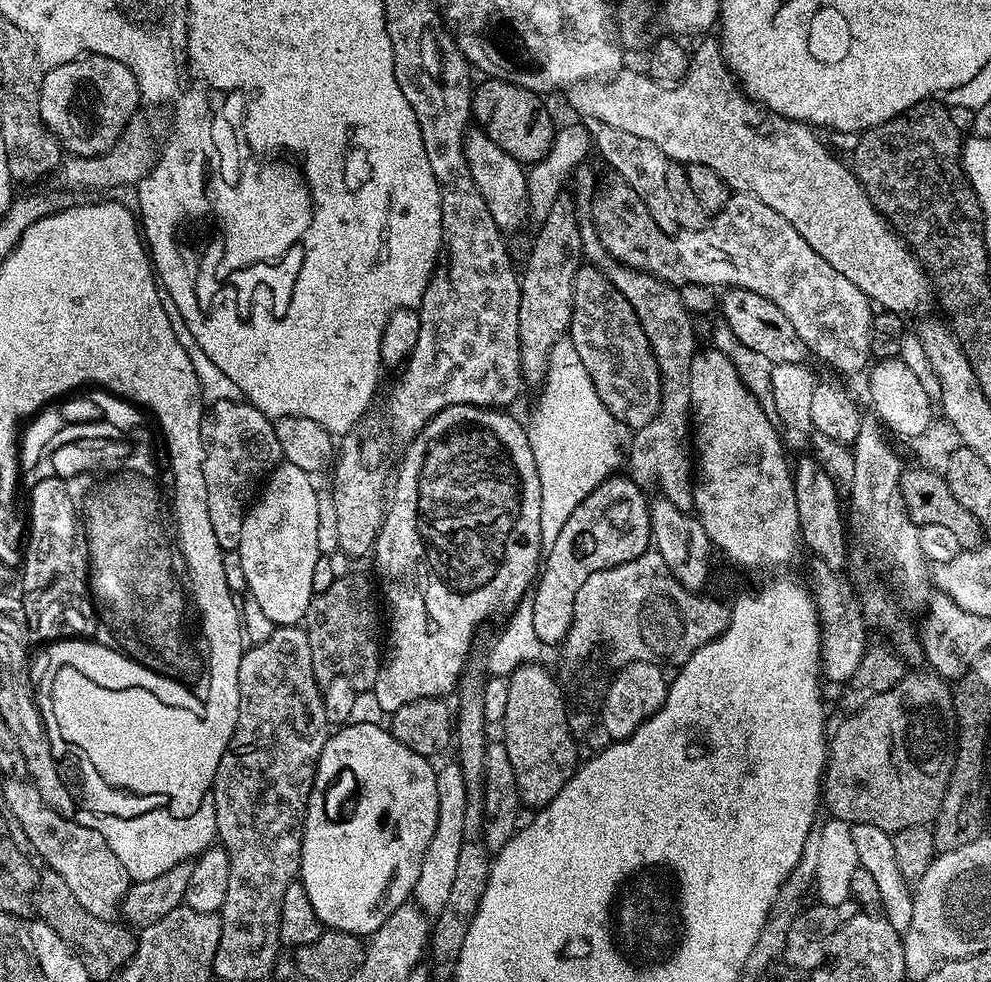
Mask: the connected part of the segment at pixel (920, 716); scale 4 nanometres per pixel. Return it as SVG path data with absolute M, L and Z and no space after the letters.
M909 671L886 694L870 698L866 706L845 715L836 733L831 733L822 777L822 804L835 819L878 826L893 834L906 830L906 826L935 821L956 757L956 711L949 681L923 671Z

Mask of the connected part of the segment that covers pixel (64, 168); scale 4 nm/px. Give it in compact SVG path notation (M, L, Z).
M141 107L130 118L124 127L124 133L109 152L101 156L74 156L69 155L58 169L58 177L65 189L72 188L100 188L103 184L126 184L122 186L139 185L140 179L156 165L155 157L159 155L164 141L170 135L170 116L163 107Z

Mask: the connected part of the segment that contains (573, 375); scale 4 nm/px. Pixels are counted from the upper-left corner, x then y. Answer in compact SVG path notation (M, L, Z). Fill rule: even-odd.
M561 338L554 342L554 346L548 355L548 369L542 381L542 387L539 389L540 401L536 404L536 409L532 412L532 424L527 425L528 441L534 450L534 462L538 466L538 482L542 482L542 545L545 549L554 546L554 542L558 542L558 534L562 534L562 526L566 526L570 514L574 514L574 510L578 510L578 506L603 480L607 480L609 476L617 471L616 463L622 460L622 444L616 441L616 428L618 429L618 421L610 414L610 410L606 410L606 406L602 402L602 398L598 398L598 390L594 390L594 384L590 382L590 376L586 374L586 366L582 366L582 358L578 358L578 350L574 350L571 339Z

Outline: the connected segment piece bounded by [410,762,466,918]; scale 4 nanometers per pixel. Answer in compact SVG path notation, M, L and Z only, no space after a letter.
M451 762L436 774L438 786L438 826L434 830L434 838L430 838L430 846L424 848L422 858L422 874L418 882L410 889L416 907L424 911L424 915L435 918L450 895L450 885L454 883L454 873L458 867L458 853L462 851L464 827L466 826L466 782L462 778L459 763Z

